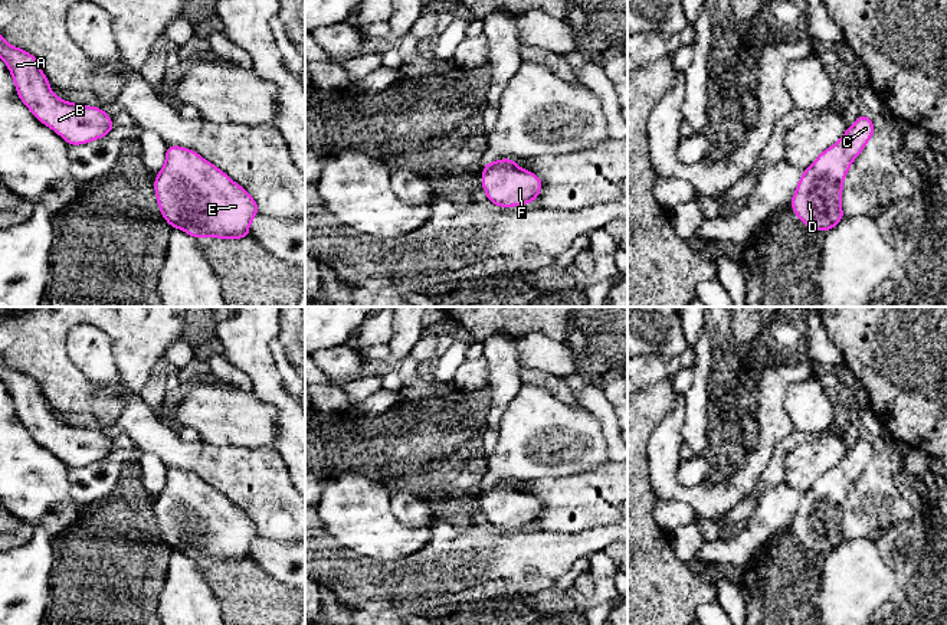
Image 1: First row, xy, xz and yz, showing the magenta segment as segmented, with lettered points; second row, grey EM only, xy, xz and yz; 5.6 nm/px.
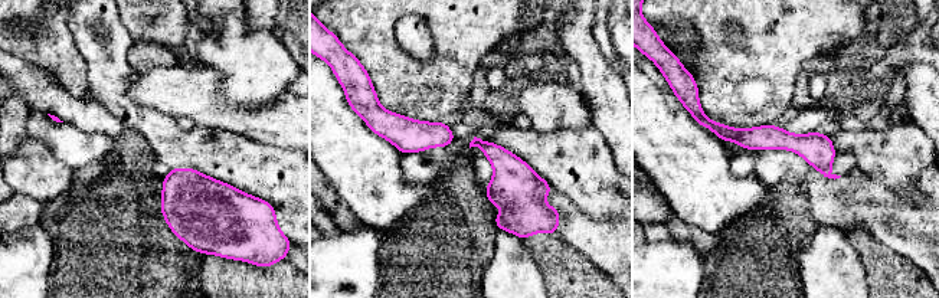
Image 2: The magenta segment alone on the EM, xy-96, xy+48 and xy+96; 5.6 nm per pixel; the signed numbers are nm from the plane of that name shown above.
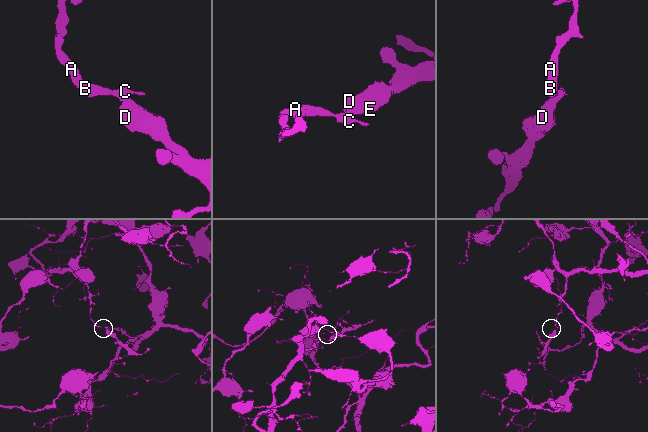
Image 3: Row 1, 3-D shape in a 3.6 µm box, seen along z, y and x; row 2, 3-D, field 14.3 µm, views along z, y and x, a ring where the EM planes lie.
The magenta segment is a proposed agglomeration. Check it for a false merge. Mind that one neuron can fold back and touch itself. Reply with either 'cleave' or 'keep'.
keep

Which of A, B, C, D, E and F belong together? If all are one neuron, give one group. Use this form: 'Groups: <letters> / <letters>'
Groups: A B C D E F

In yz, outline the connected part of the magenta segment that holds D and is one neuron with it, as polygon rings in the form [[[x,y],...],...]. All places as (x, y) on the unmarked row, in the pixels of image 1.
[[[862,435],[836,467],[803,493],[790,530],[806,550],[828,554],[845,540],[840,526],[843,501],[875,454]]]

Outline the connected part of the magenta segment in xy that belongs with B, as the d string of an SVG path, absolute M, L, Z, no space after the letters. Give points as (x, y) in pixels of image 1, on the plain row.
M0 356L0 380L6 385L20 423L45 448L58 455L69 468L86 467L107 459L117 448L108 435L58 421L37 382L27 373L4 364Z

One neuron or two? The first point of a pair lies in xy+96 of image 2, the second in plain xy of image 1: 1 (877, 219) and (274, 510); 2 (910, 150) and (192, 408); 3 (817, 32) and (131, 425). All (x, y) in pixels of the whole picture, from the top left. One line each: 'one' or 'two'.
1: two
2: two
3: two

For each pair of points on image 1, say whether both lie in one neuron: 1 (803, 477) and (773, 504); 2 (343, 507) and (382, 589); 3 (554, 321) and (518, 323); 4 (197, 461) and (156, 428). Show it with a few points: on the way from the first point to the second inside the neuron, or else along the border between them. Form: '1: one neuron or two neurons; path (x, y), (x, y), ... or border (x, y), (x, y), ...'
1: two neurons; border (785, 481), (802, 493)
2: two neurons; border (337, 542), (376, 560), (402, 558)
3: one neuron; path (546, 321), (527, 321)
4: one neuron; path (187, 455), (183, 455), (166, 438)

